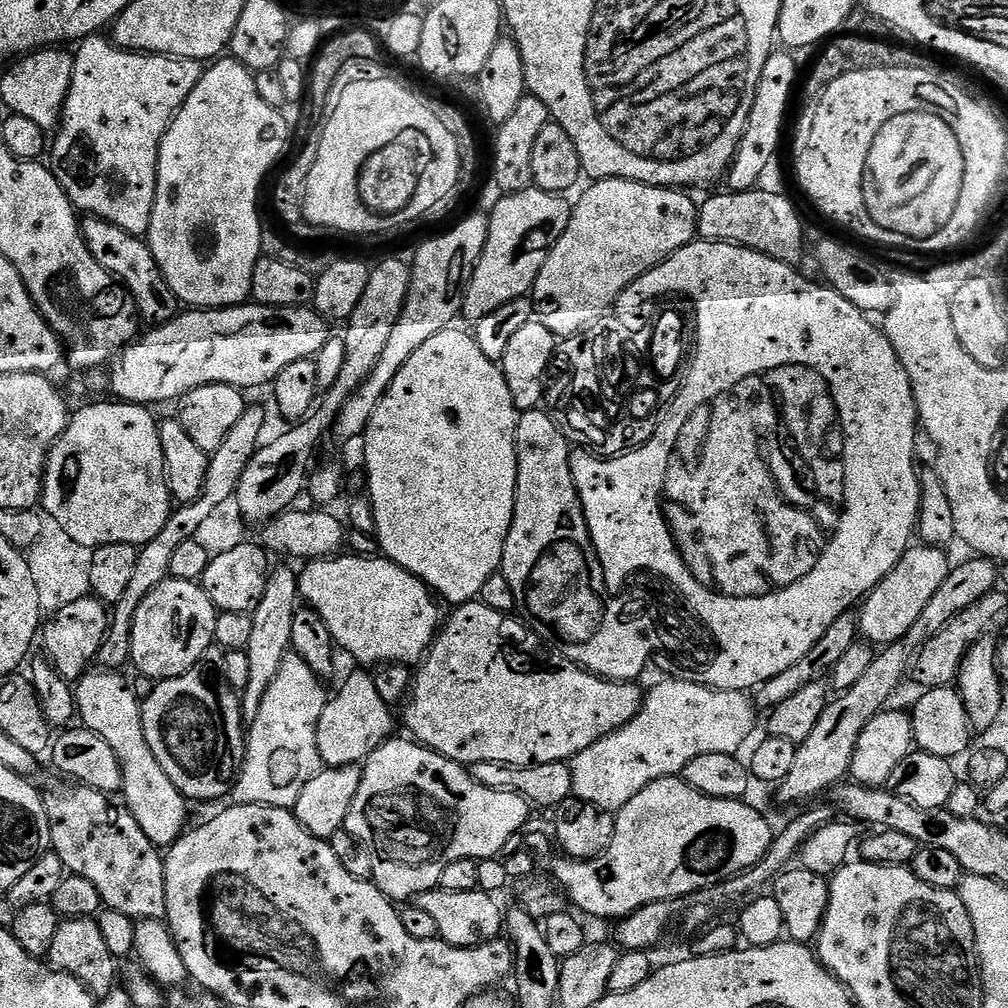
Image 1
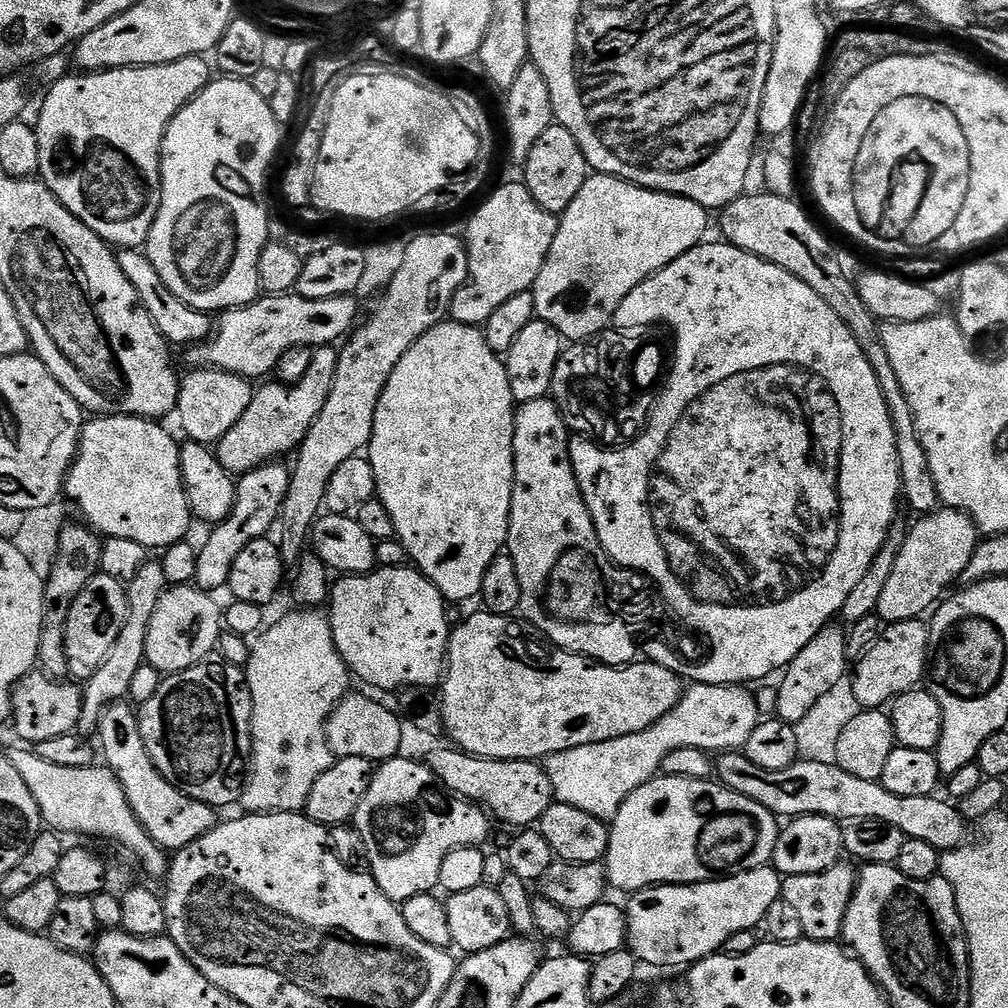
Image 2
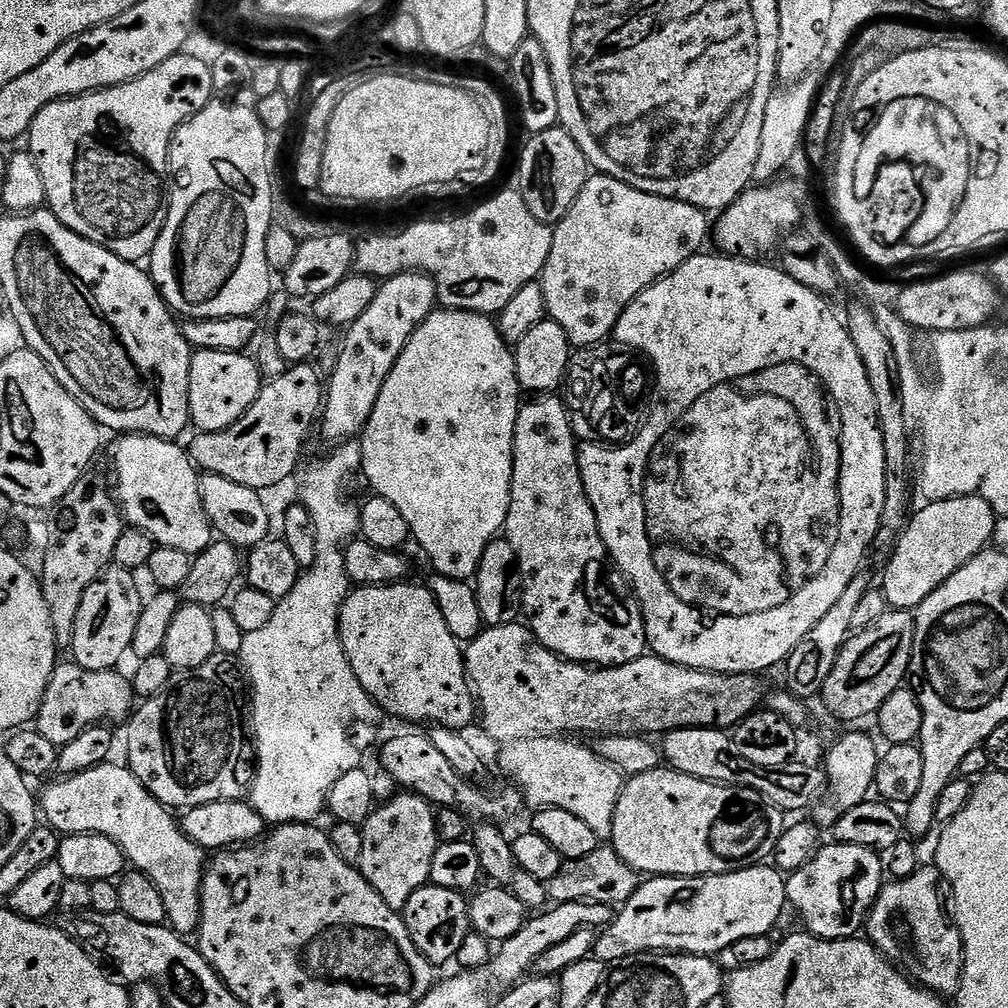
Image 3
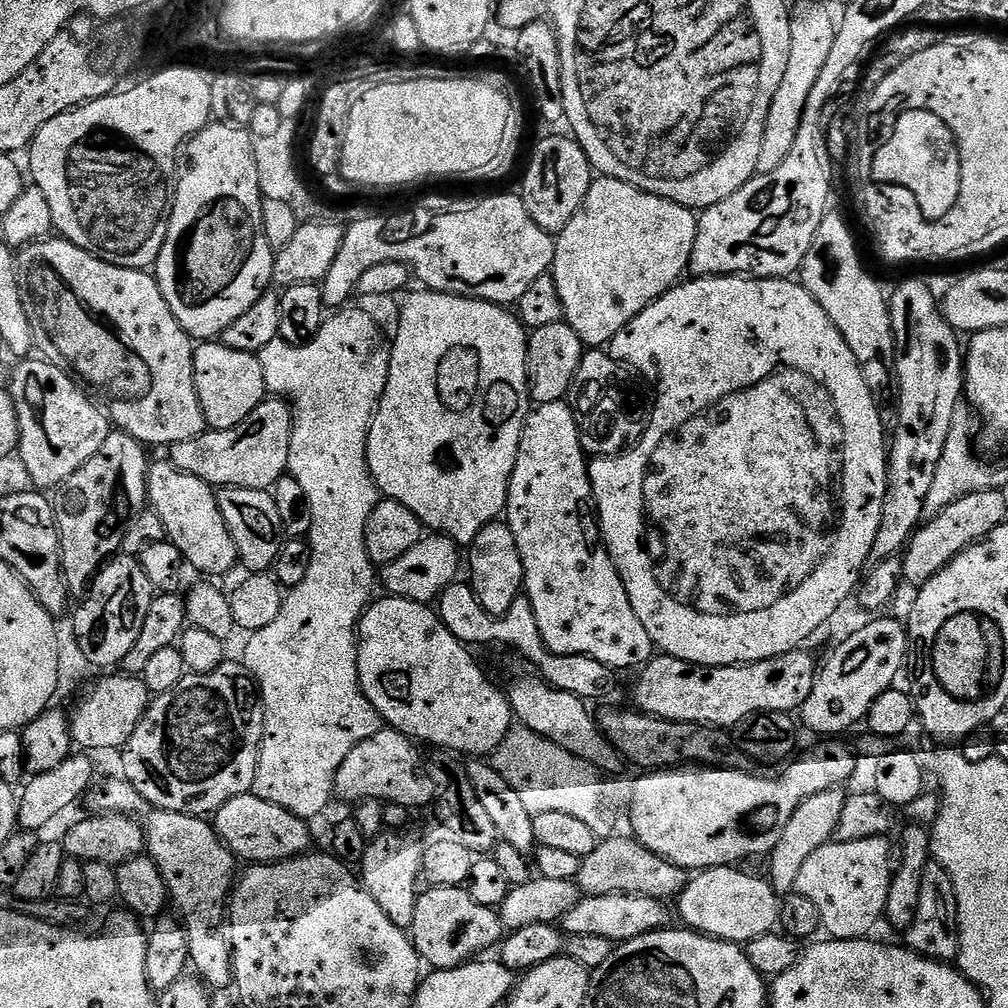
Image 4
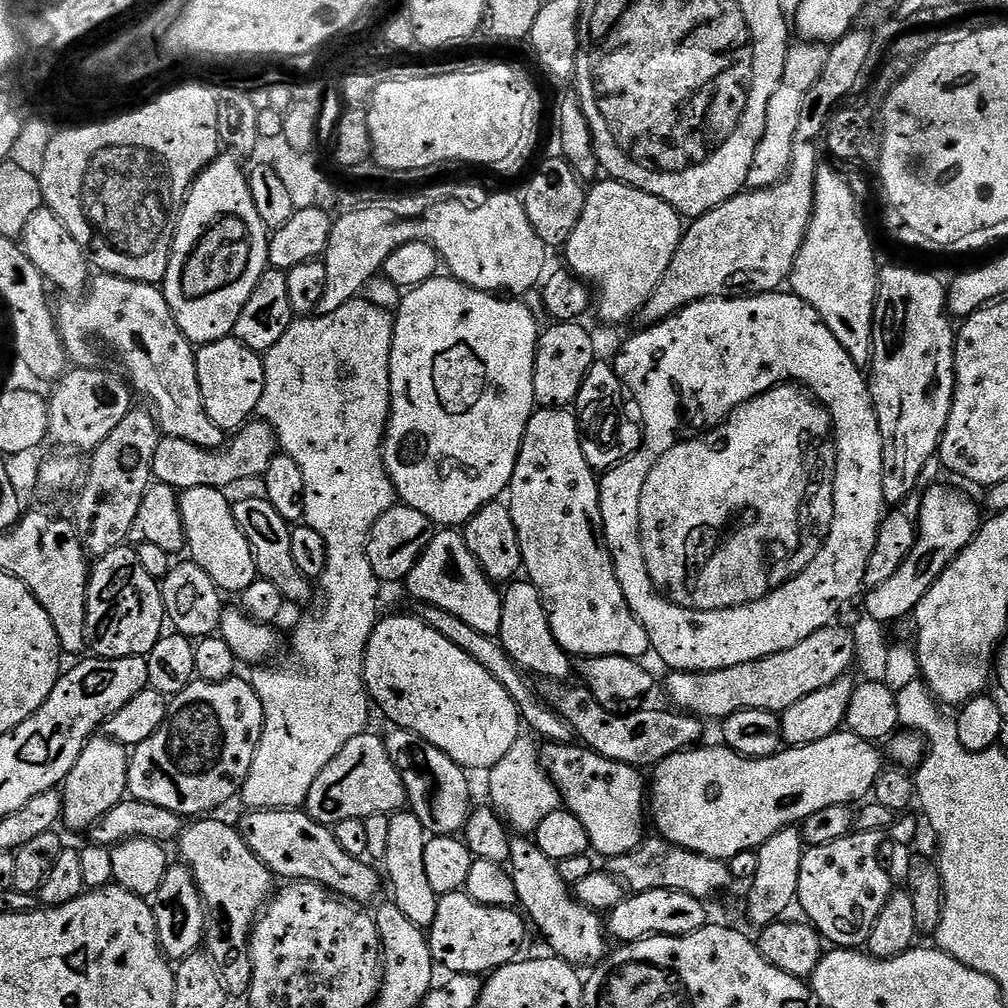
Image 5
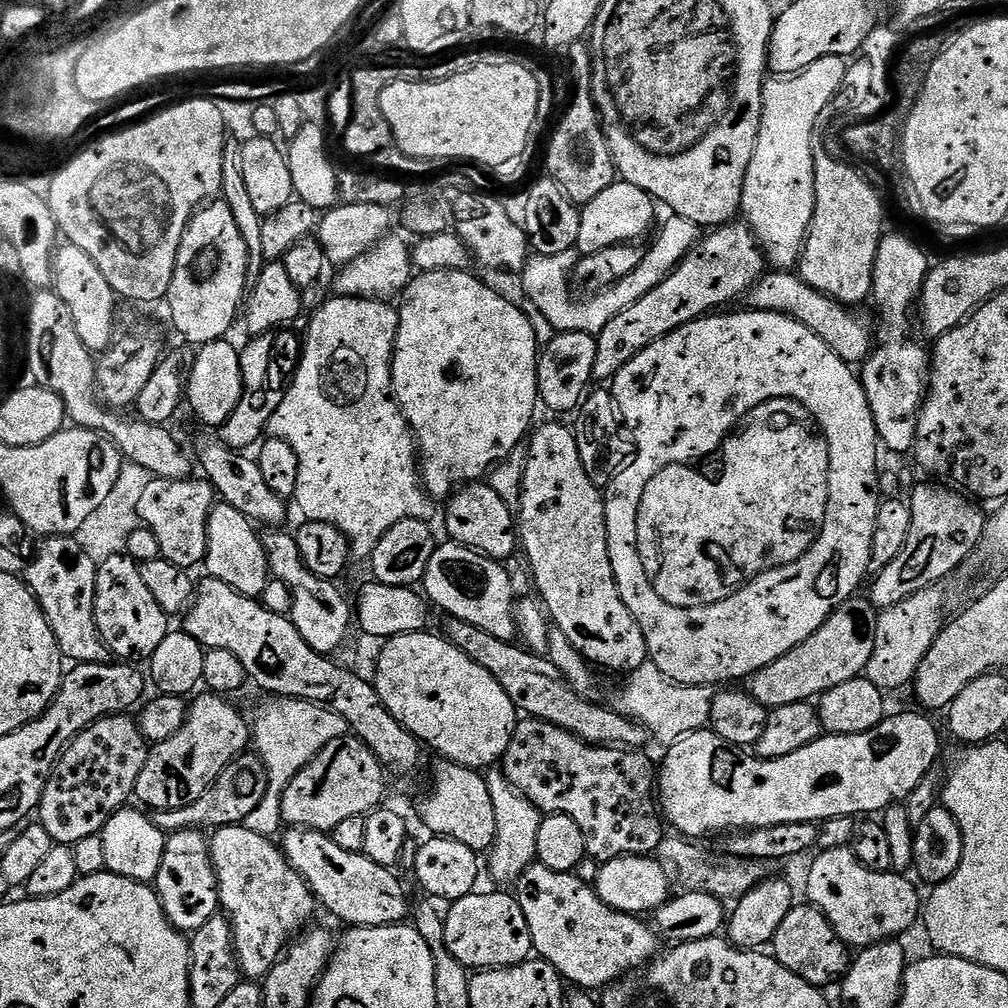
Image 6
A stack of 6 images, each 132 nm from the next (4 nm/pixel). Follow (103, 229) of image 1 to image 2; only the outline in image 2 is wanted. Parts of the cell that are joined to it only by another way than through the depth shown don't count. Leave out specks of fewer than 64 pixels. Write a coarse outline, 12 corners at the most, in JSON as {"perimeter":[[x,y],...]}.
{"perimeter":[[143,251],[119,253],[122,274],[169,345],[214,331],[211,315],[170,294]]}

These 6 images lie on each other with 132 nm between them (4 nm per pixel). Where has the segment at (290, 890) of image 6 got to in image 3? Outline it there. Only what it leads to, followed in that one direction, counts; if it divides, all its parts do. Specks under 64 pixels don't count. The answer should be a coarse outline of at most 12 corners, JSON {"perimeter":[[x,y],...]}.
{"perimeter":[[123,763],[51,781],[58,834],[102,834],[200,926],[205,849]]}

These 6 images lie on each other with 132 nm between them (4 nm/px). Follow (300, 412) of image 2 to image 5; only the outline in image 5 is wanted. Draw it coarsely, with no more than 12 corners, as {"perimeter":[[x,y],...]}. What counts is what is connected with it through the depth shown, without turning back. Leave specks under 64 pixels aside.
{"perimeter":[[249,422],[219,450],[164,436],[153,477],[177,490],[228,490],[278,455],[269,424]]}

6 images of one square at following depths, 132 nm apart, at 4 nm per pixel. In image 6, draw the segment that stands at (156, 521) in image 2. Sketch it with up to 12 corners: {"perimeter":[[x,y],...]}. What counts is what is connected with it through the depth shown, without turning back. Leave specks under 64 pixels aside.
{"perimeter":[[220,502],[206,526],[203,567],[243,596],[266,590],[261,533]]}

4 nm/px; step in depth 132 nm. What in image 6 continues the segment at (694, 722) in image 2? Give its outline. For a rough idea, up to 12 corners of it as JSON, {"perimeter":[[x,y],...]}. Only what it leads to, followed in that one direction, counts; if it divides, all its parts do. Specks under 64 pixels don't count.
{"perimeter":[[503,771],[486,779],[498,826],[486,872],[508,886],[536,860],[542,814]]}

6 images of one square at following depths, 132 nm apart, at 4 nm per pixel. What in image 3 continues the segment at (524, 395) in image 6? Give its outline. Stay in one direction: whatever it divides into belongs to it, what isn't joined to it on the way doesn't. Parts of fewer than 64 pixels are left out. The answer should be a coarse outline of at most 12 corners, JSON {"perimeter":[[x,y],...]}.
{"perimeter":[[437,310],[359,437],[432,572],[471,581],[510,510],[513,349]]}

